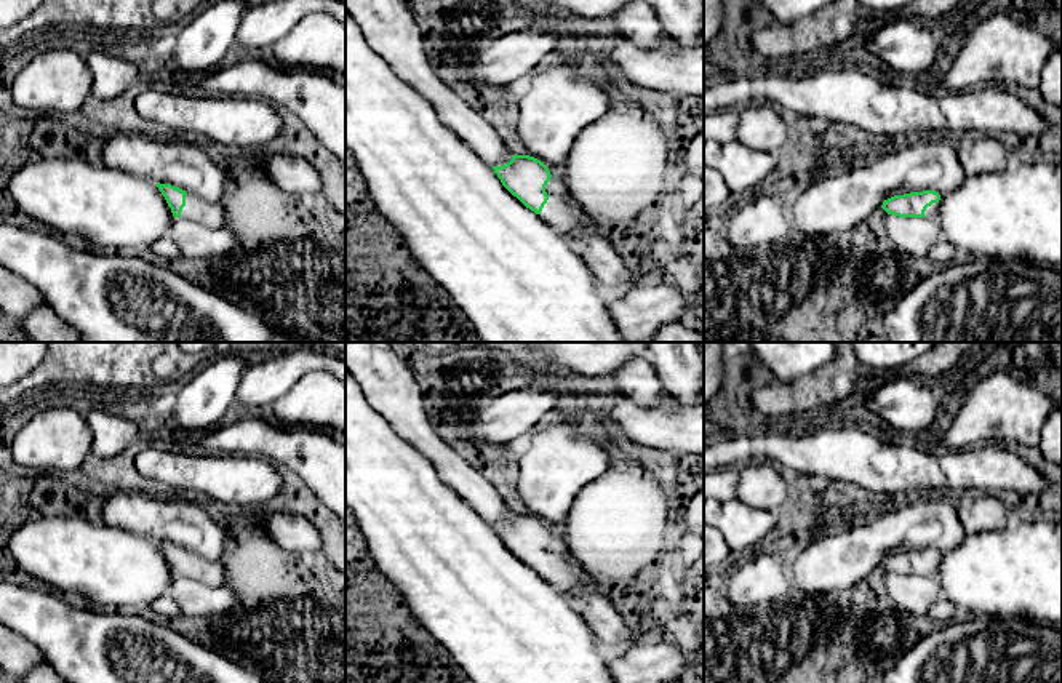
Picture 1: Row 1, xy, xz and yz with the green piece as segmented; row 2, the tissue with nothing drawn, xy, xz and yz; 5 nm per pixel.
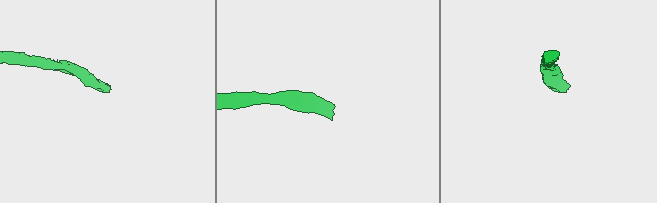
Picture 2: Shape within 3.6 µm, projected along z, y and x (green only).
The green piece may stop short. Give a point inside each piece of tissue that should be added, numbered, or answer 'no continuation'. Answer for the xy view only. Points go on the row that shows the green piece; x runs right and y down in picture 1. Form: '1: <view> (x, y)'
1: xy (211, 215)

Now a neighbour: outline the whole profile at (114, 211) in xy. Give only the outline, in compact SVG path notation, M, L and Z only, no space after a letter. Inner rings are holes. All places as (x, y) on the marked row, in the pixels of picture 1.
M72 157L24 163L10 179L10 194L26 216L54 234L82 237L90 248L122 258L150 259L150 245L168 235L174 219L152 179Z

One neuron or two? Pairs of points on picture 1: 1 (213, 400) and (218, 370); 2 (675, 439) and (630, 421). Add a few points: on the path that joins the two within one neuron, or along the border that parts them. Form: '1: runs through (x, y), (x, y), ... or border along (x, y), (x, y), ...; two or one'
1: runs through (213, 392), (218, 378); one
2: runs through (664, 427), (642, 426); one

